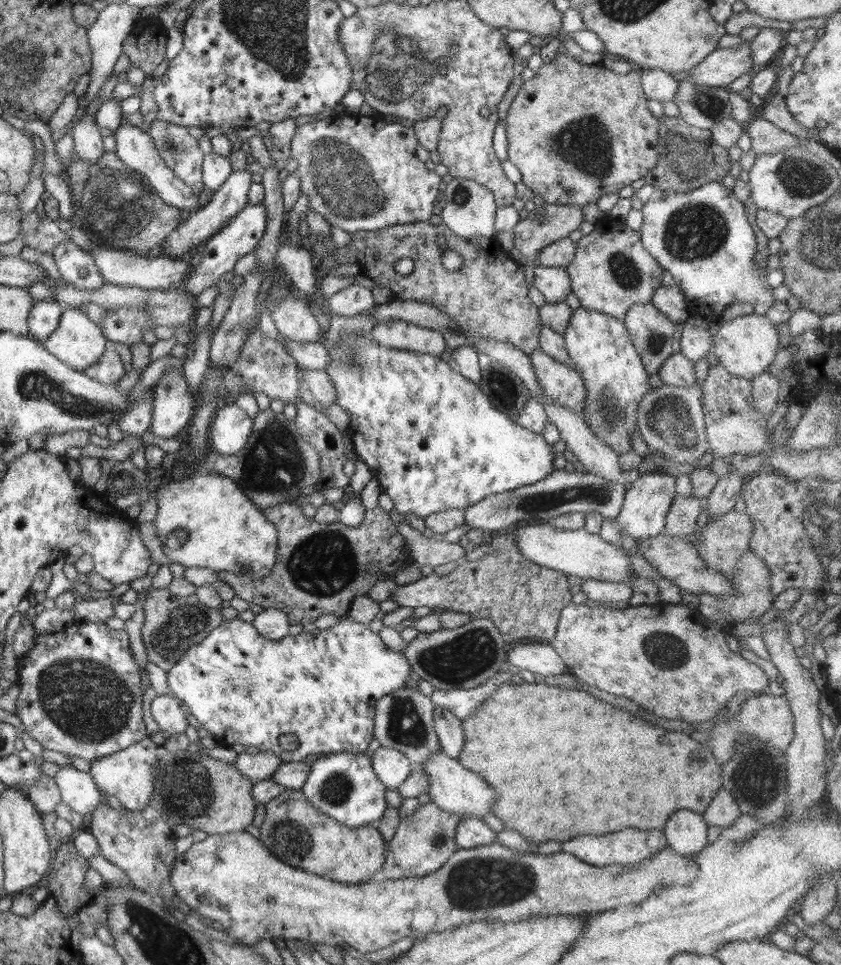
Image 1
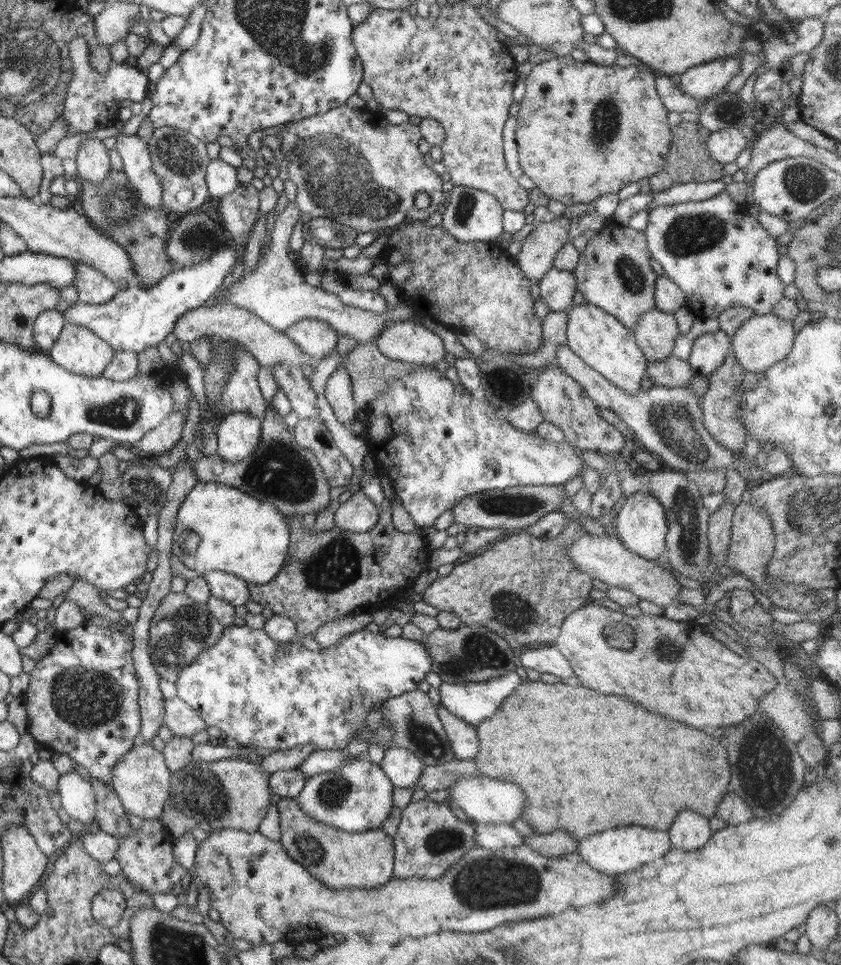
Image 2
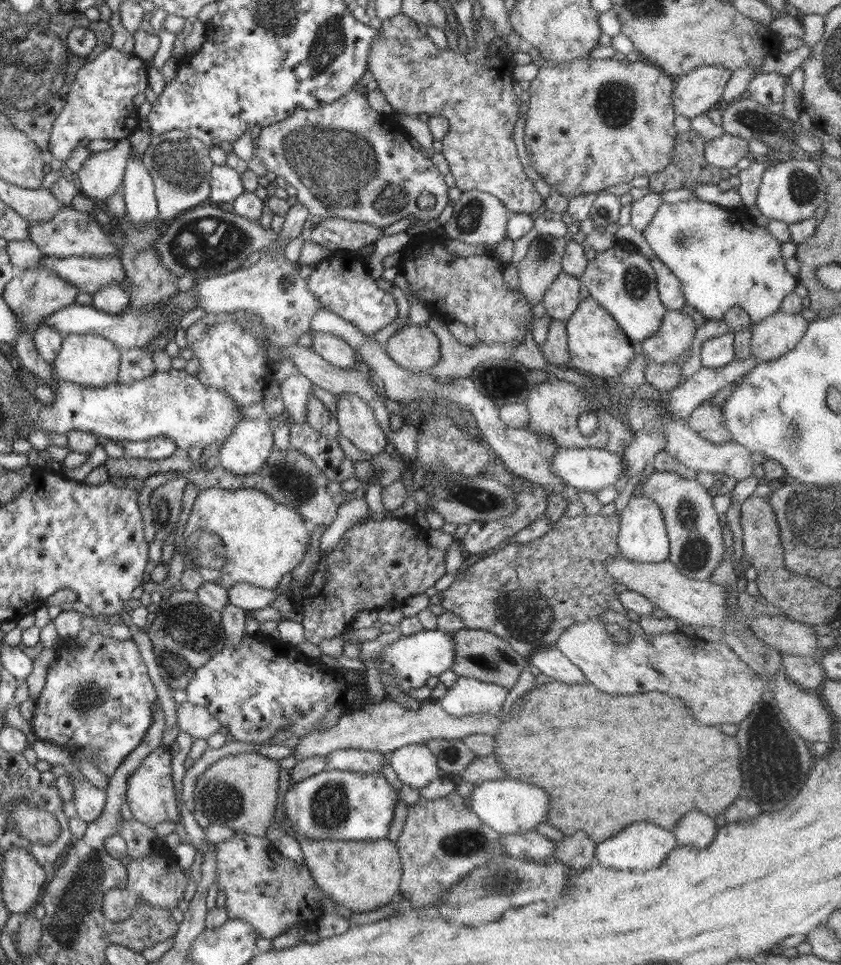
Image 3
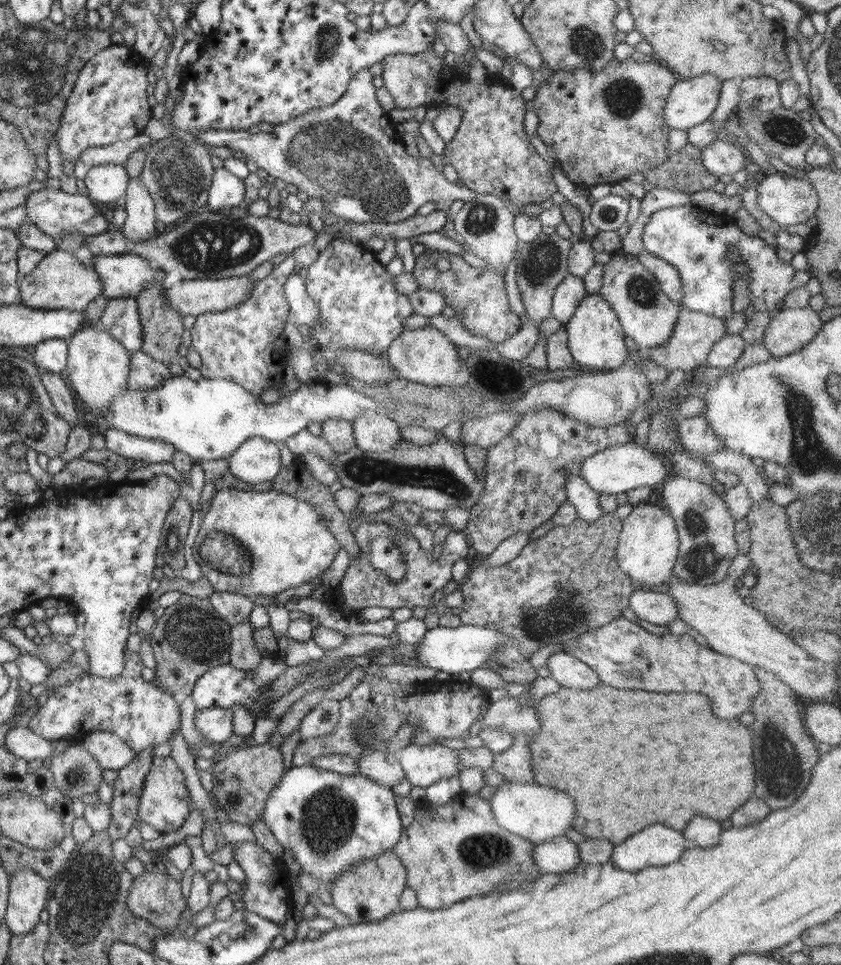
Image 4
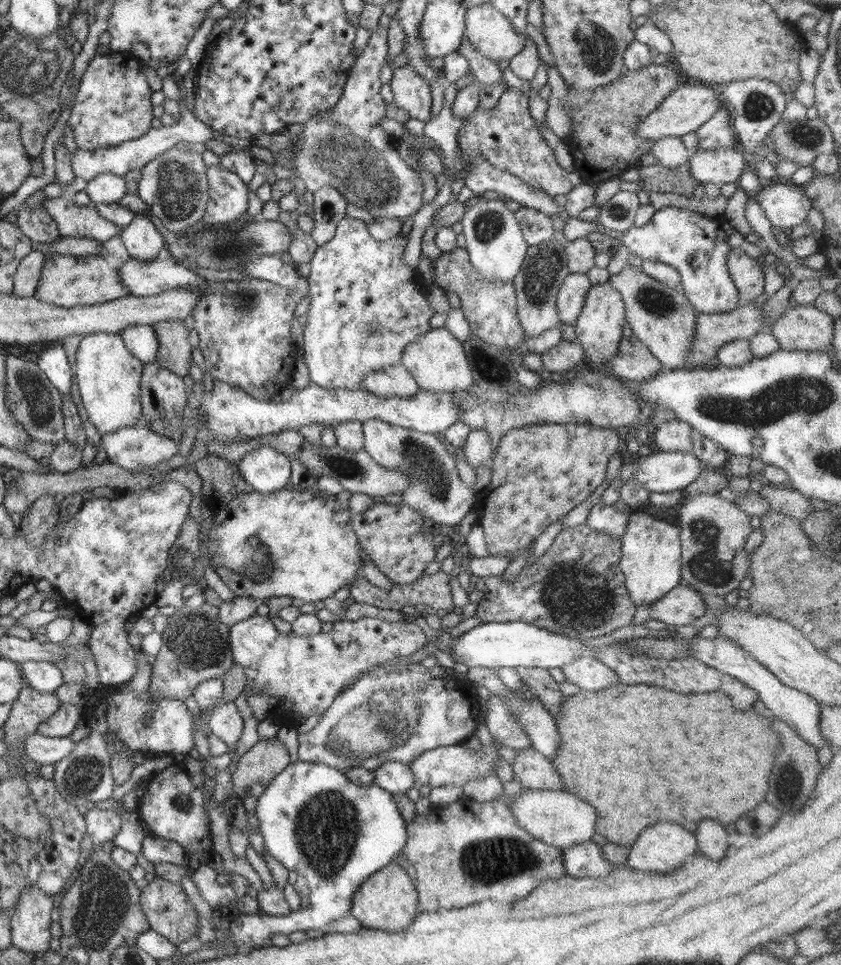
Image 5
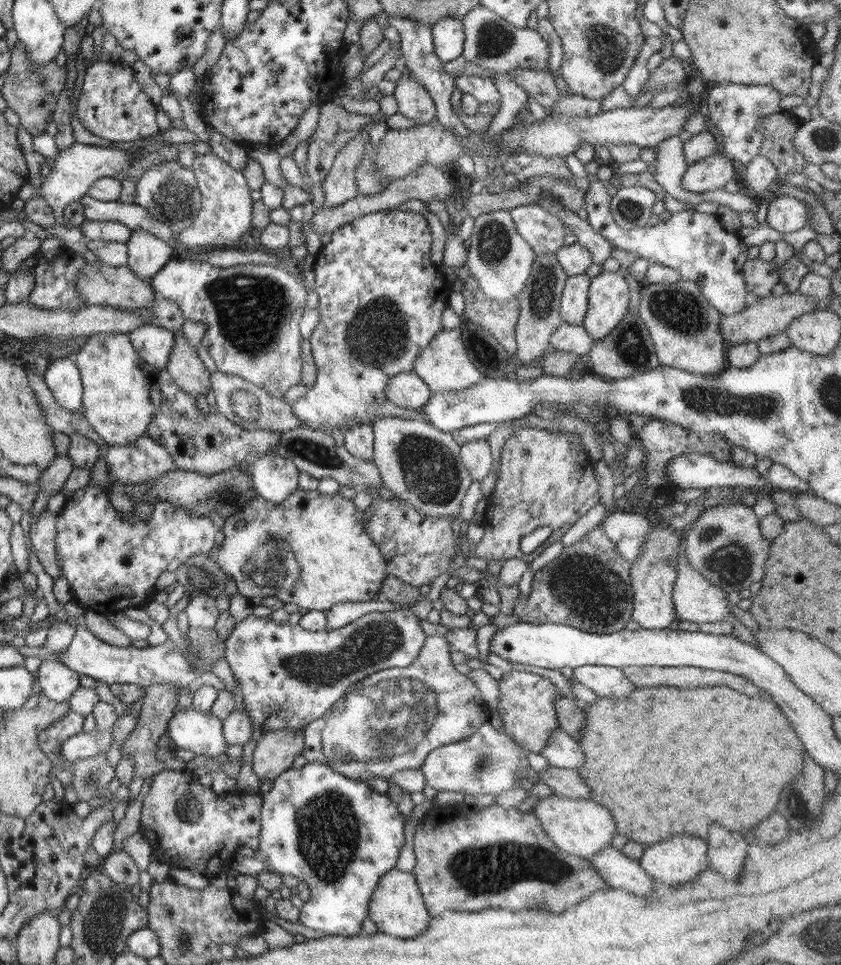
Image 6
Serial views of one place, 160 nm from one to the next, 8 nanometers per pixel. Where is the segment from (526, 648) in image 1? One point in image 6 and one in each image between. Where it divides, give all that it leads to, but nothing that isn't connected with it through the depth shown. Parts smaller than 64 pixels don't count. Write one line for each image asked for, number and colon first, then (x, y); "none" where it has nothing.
2: (549, 659)
3: (551, 662)
4: (567, 670)
5: (588, 673)
6: (606, 681)

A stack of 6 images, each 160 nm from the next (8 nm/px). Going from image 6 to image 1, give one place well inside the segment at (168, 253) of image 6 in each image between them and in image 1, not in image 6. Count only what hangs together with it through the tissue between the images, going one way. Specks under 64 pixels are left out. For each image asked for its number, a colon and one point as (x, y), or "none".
1: (134, 146)
2: (134, 151)
3: (139, 191)
4: (141, 224)
5: (143, 241)

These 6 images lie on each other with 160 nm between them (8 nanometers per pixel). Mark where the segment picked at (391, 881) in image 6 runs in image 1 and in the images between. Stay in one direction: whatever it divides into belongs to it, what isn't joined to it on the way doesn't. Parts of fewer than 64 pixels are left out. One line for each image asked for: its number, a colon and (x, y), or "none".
1: (294, 830)
2: (342, 860)
3: (362, 877)
4: (369, 891)
5: (388, 900)

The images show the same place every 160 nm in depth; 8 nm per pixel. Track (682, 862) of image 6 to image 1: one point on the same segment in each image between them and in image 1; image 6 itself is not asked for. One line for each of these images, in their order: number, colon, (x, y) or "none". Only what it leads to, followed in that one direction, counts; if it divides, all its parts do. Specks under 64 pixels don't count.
1: (629, 847)
2: (620, 850)
3: (640, 847)
4: (656, 845)
5: (661, 849)

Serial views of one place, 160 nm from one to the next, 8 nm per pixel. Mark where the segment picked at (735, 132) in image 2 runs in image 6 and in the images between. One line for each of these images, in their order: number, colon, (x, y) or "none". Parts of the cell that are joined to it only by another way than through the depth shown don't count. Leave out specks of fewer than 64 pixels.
3: (725, 151)
4: (720, 157)
5: (721, 166)
6: (713, 172)

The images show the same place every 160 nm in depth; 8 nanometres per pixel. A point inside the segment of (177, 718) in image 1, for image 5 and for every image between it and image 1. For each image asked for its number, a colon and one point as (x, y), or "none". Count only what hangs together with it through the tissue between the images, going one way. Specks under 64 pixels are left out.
2: (181, 718)
3: (197, 721)
4: (214, 723)
5: (225, 722)

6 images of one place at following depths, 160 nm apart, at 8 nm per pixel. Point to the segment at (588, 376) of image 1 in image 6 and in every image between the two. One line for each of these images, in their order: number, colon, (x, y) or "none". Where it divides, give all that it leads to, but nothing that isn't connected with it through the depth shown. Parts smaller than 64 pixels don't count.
2: (603, 343)
3: (598, 347)
4: (595, 337)
5: (598, 329)
6: (608, 297)

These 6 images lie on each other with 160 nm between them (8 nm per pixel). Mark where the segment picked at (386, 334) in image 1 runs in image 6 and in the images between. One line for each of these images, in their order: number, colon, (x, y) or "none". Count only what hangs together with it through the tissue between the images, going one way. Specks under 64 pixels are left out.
2: (409, 342)
3: (416, 348)
4: (425, 355)
5: (436, 359)
6: (443, 365)

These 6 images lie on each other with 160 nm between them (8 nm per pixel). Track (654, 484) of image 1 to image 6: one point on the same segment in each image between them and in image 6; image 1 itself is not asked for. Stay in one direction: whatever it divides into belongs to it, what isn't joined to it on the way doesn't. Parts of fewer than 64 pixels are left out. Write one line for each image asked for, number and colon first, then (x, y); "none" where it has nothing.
2: (641, 523)
3: (642, 536)
4: (648, 545)
5: (650, 559)
6: (653, 574)

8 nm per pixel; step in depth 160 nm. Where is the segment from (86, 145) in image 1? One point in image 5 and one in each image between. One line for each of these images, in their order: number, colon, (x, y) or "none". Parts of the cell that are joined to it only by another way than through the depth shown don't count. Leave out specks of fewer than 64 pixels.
2: (92, 158)
3: (103, 172)
4: (106, 183)
5: (105, 188)

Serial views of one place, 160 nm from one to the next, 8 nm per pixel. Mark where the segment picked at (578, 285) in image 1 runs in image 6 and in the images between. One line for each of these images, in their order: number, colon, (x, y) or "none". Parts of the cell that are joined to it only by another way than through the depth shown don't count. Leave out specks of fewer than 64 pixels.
2: (613, 273)
3: (620, 279)
4: (647, 315)
5: (661, 317)
6: (685, 328)

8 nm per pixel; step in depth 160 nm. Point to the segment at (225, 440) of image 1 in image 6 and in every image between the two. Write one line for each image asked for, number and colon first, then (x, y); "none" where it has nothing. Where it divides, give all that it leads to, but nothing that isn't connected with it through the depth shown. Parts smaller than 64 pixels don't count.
2: (239, 434)
3: (244, 452)
4: (257, 460)
5: (265, 469)
6: (275, 478)

